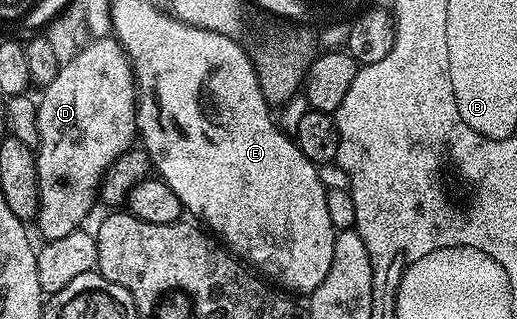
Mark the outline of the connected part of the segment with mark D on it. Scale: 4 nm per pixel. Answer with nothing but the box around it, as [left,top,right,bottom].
[35,36,139,242]

